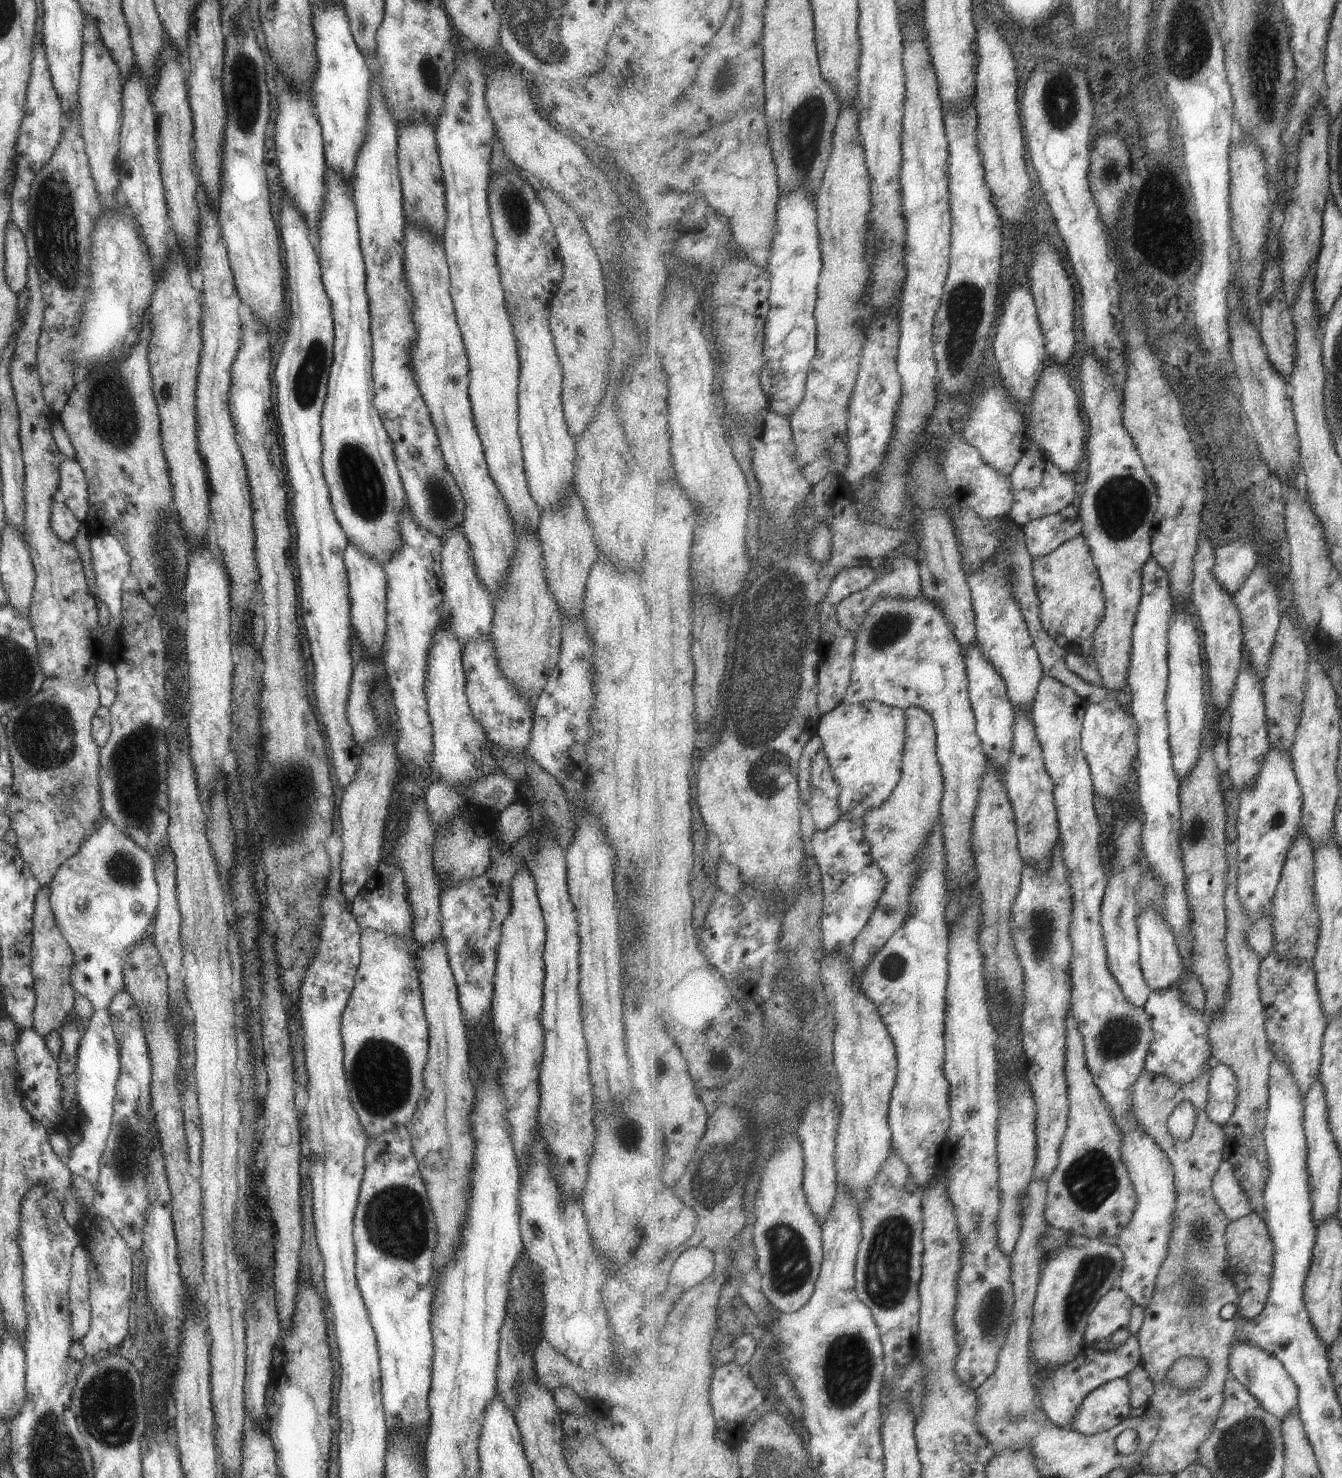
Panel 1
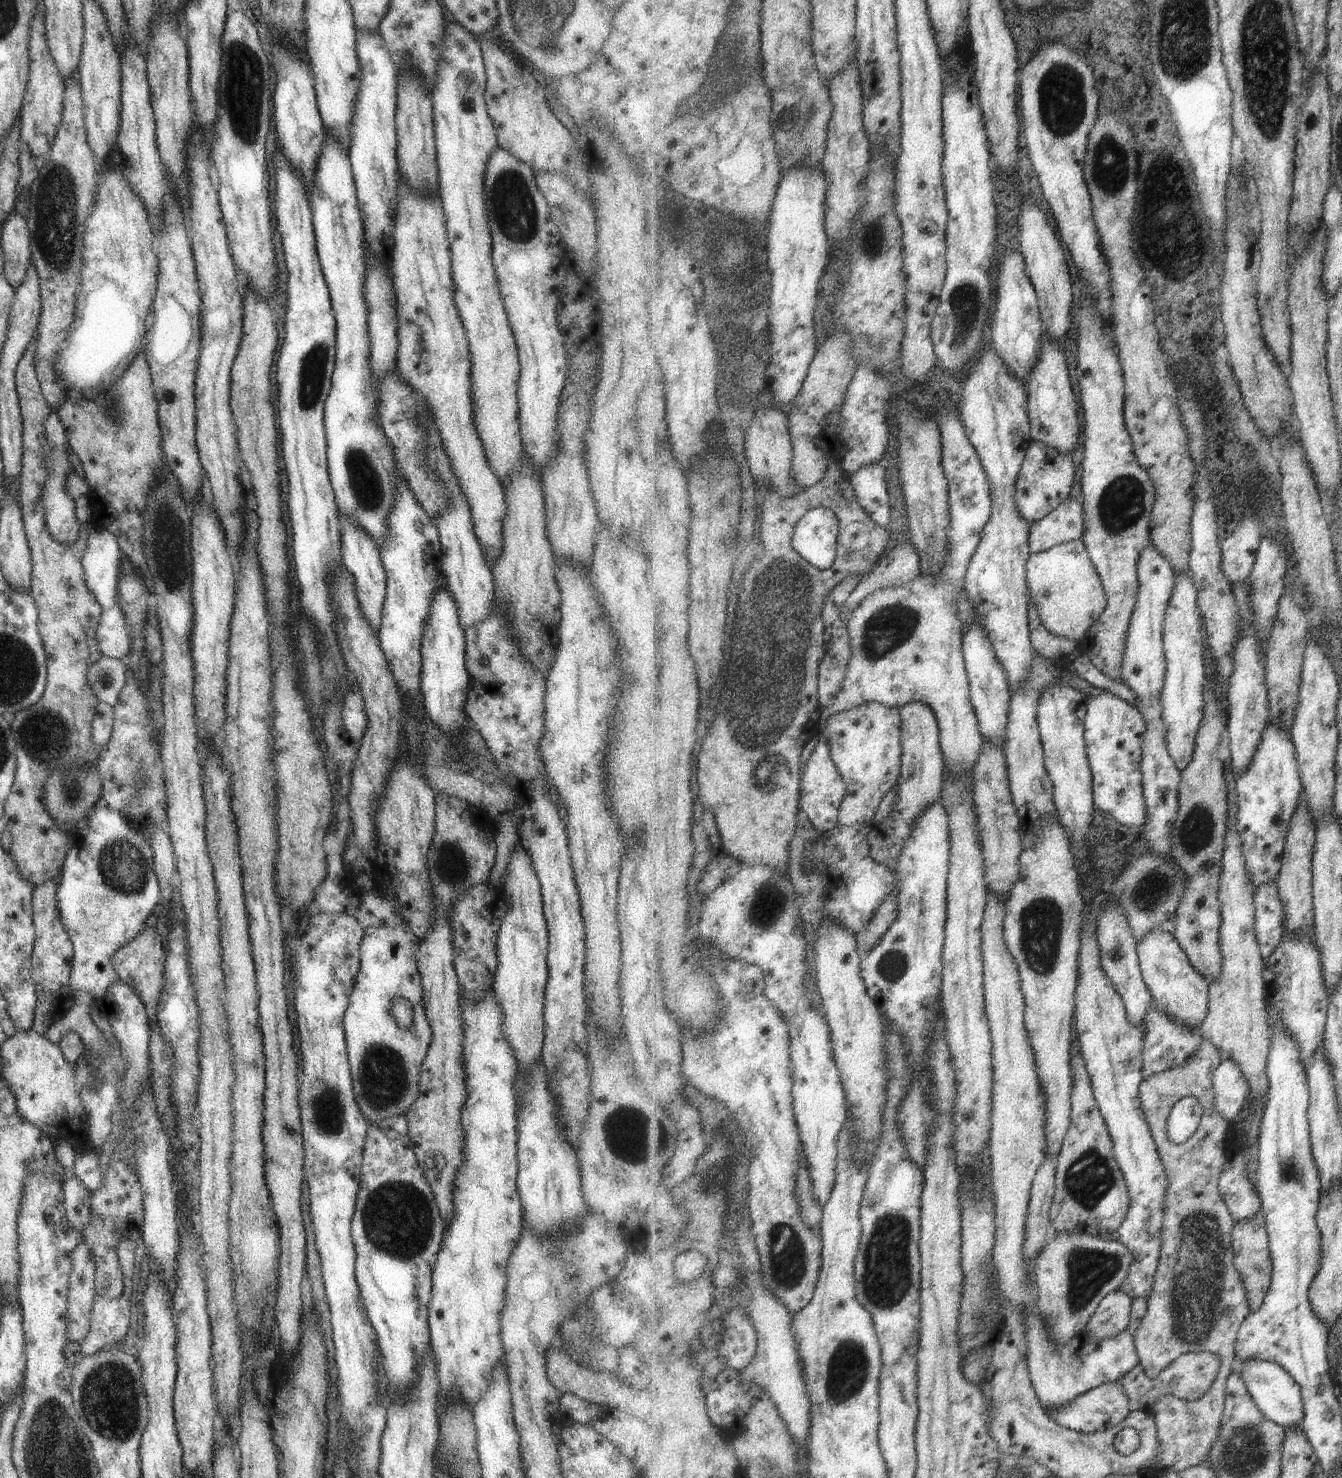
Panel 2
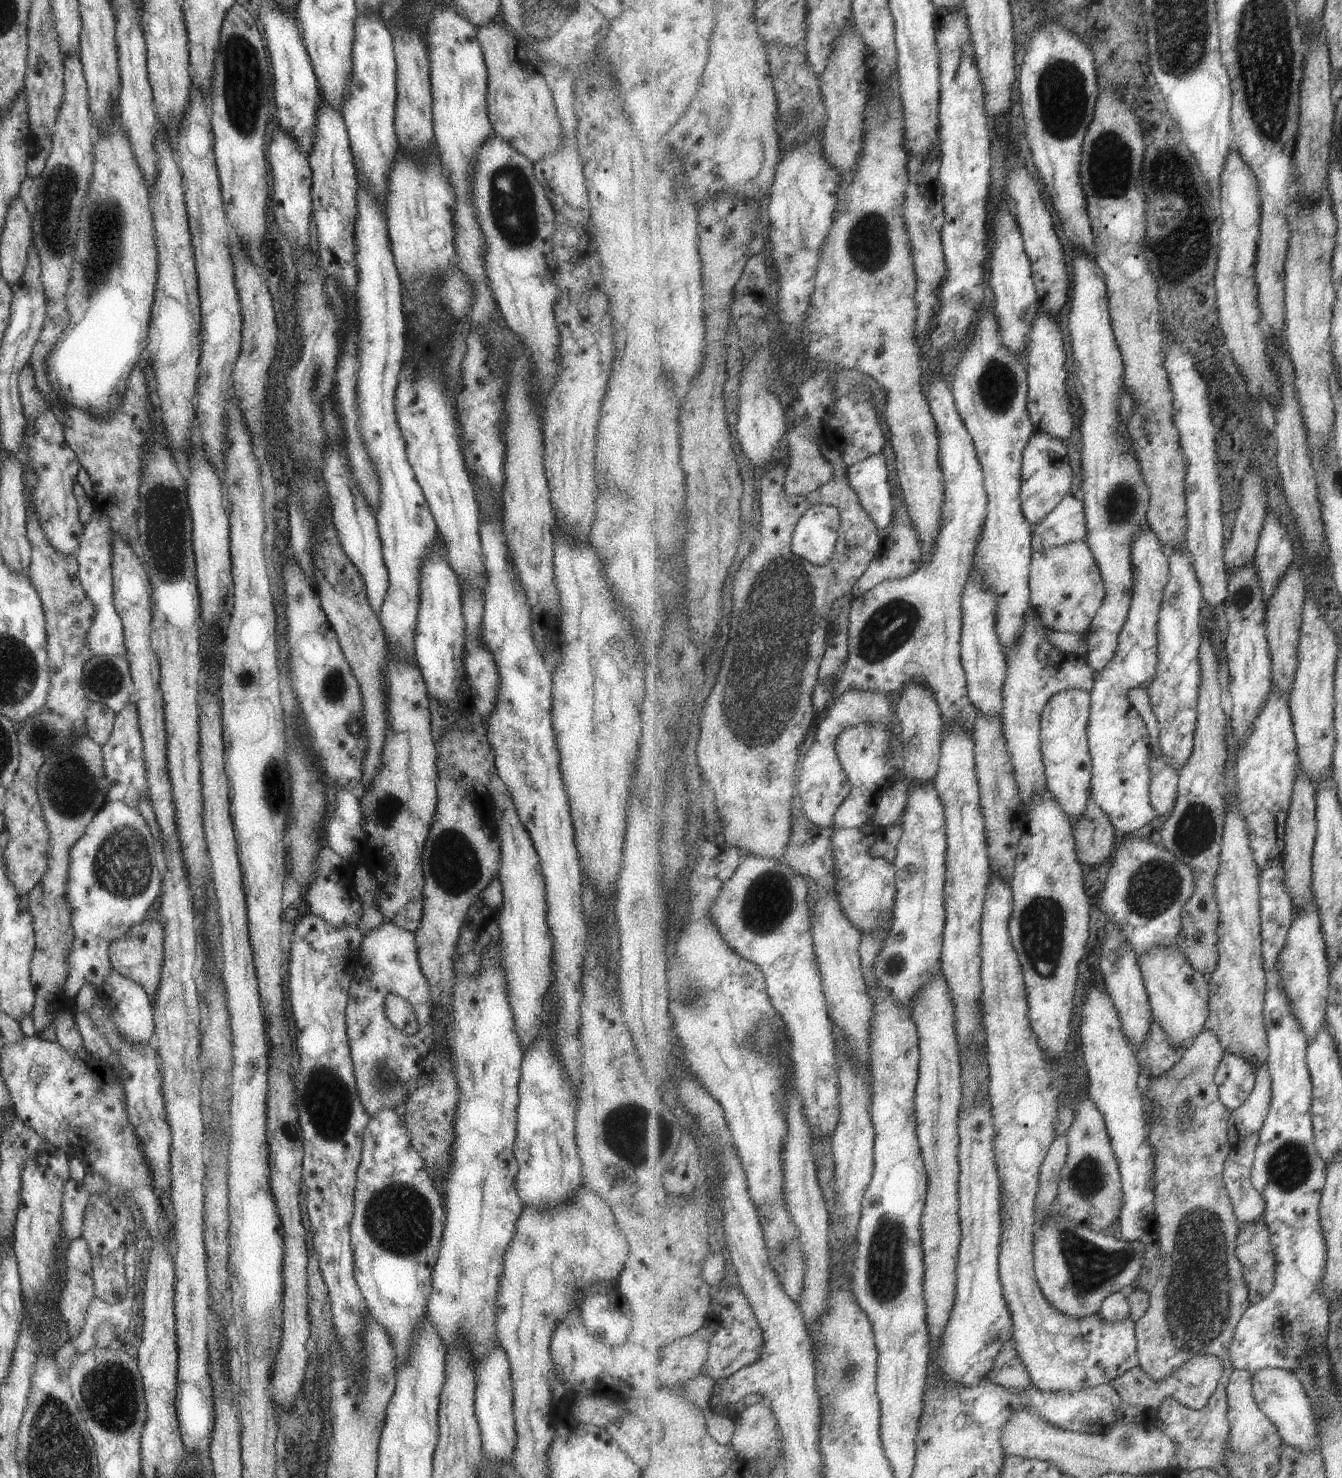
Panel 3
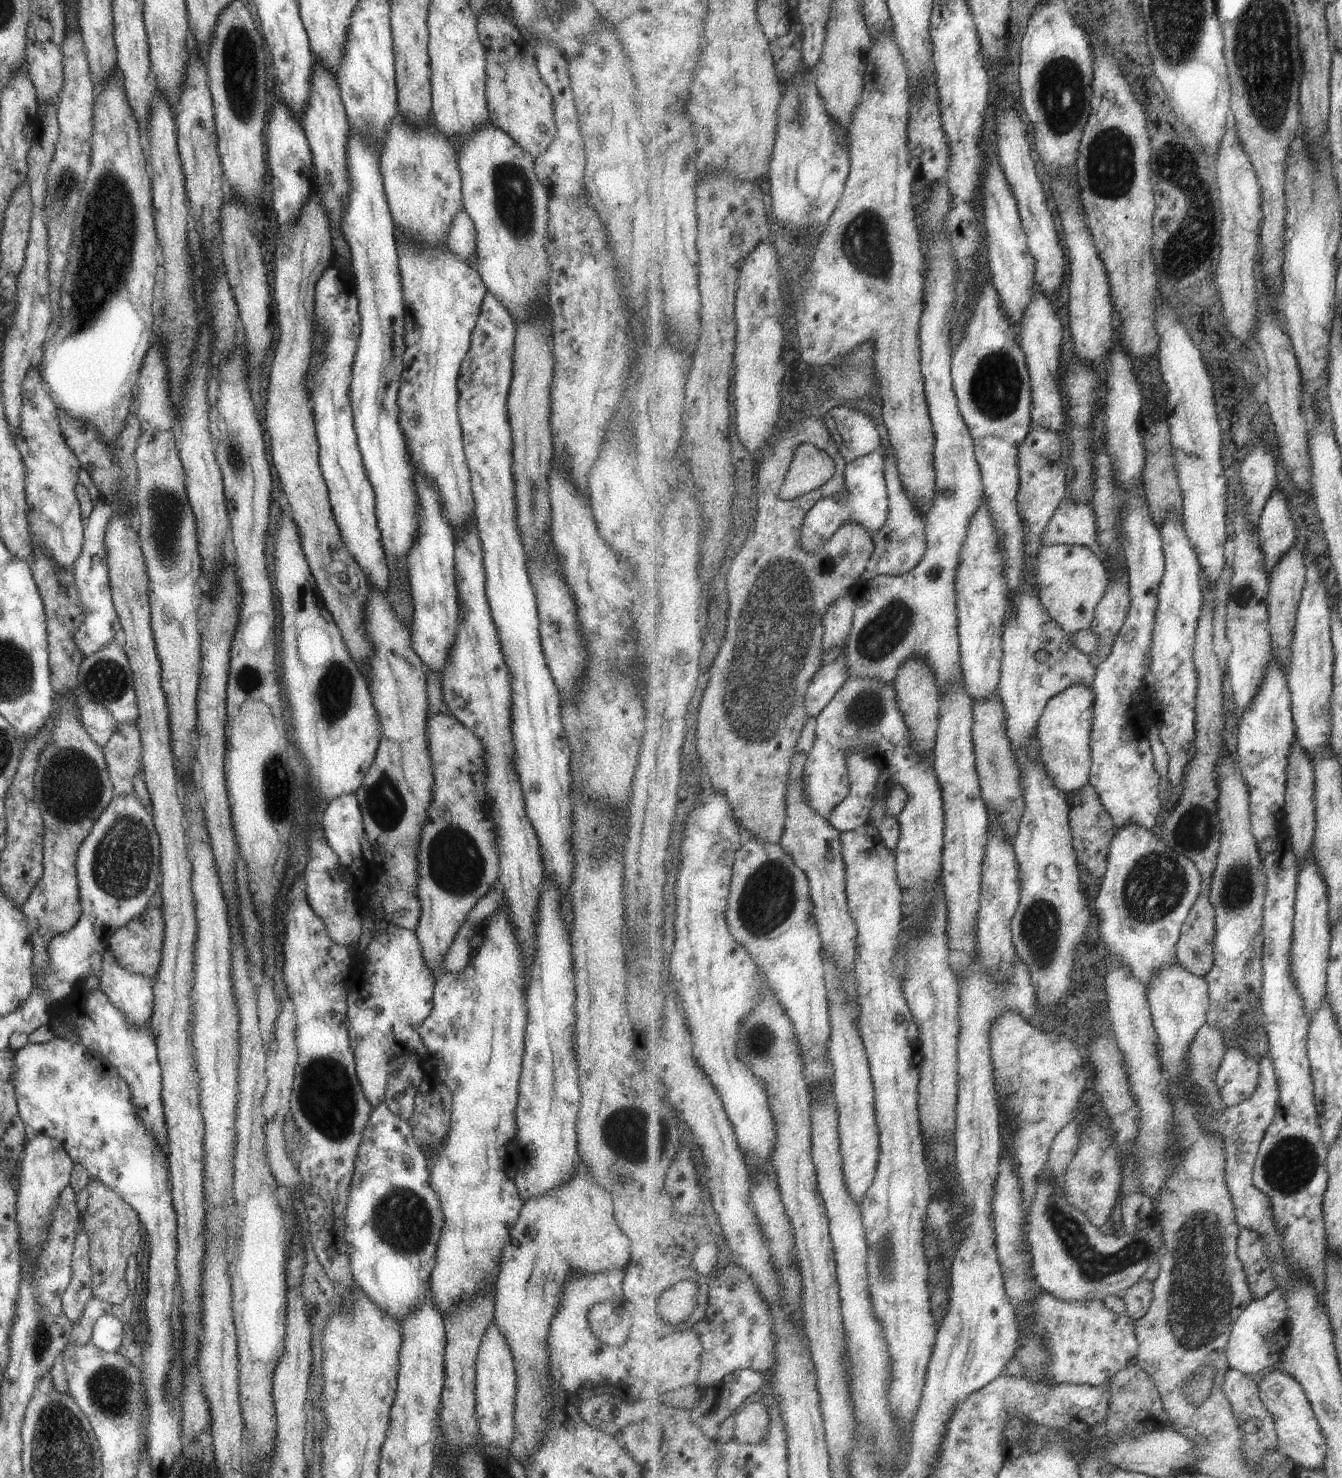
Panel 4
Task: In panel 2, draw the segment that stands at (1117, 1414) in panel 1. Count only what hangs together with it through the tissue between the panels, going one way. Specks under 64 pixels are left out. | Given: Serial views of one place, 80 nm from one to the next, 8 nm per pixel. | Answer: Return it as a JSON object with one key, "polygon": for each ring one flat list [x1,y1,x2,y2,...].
{"polygon":[[1119,1381,1102,1384,1085,1395,1078,1396,1073,1403,1066,1407,1060,1407,1057,1411,1047,1411,1049,1416,1059,1425,1091,1434,1097,1431,1104,1431,1117,1426,1124,1421,1131,1413,1130,1398,1126,1393,1125,1387,1120,1385]]}

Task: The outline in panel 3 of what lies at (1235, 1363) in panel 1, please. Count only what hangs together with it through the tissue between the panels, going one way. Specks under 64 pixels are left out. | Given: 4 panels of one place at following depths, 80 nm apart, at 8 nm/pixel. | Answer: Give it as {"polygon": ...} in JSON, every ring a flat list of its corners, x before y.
{"polygon":[[1267,1367,1254,1372,1253,1378,1255,1400,1263,1412,1276,1423,1285,1444,1293,1445,1305,1454,1321,1449,1312,1400,1297,1374,1285,1369]]}

